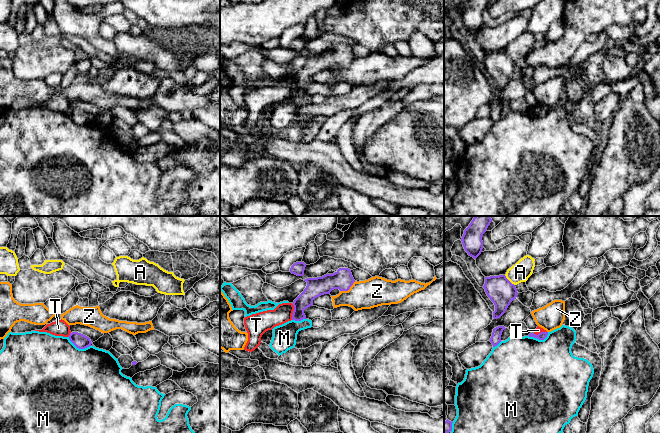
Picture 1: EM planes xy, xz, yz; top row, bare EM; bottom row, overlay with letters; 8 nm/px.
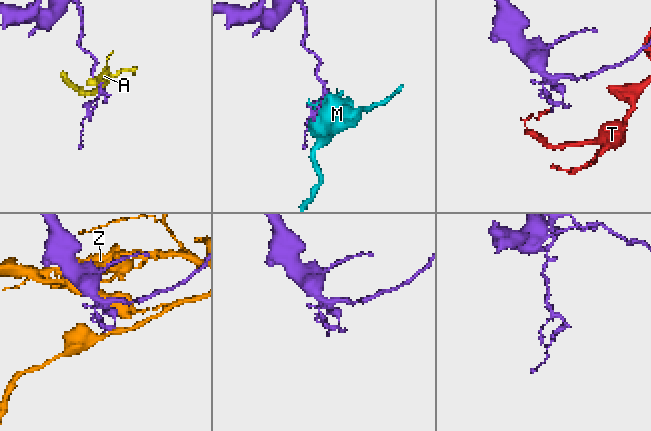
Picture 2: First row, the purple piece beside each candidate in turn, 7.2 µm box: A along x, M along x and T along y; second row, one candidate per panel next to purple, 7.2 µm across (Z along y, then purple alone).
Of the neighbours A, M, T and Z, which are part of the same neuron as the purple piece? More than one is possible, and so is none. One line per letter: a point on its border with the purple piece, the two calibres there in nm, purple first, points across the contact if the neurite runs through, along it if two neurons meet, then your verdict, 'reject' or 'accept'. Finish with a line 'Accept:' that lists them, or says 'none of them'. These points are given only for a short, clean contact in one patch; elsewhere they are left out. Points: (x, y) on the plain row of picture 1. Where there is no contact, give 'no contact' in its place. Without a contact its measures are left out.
A: contact yz (508, 56); calibres 220 and 160 nm; reject
M: contact xy (78, 123); calibres 120 and 480 nm; reject
T: contact xz (293, 88); calibres 140 and 160 nm; border xz (293, 80), (291, 95); reject
Z: contact xz (348, 65); calibres 160 and 240 nm; reject
Accept: none of them

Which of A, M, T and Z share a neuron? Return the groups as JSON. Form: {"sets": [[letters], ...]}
{"sets": [["A"], ["M"], ["T"], ["Z"]]}

